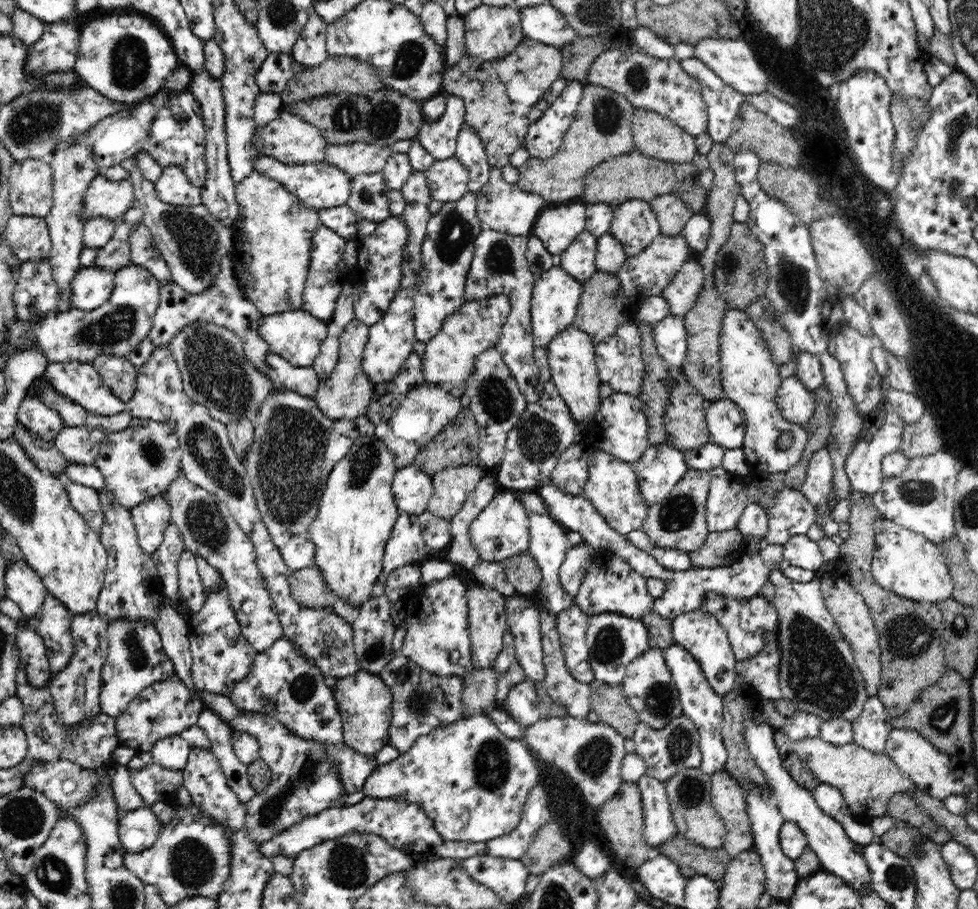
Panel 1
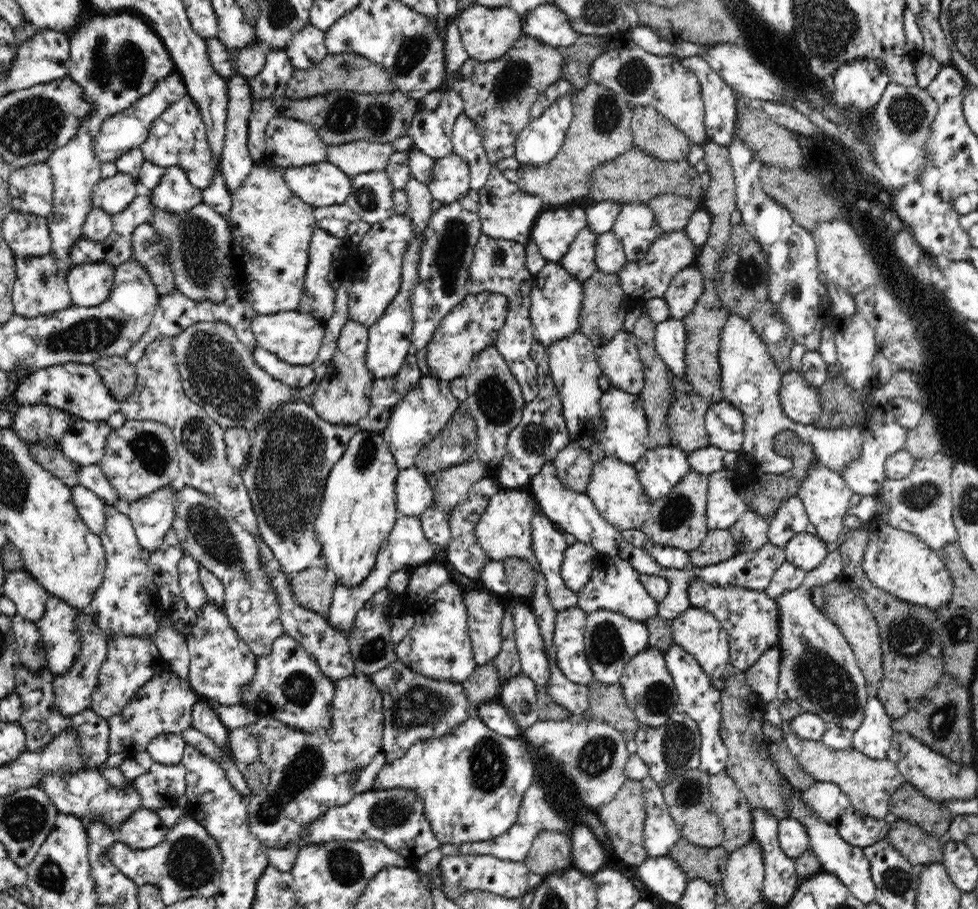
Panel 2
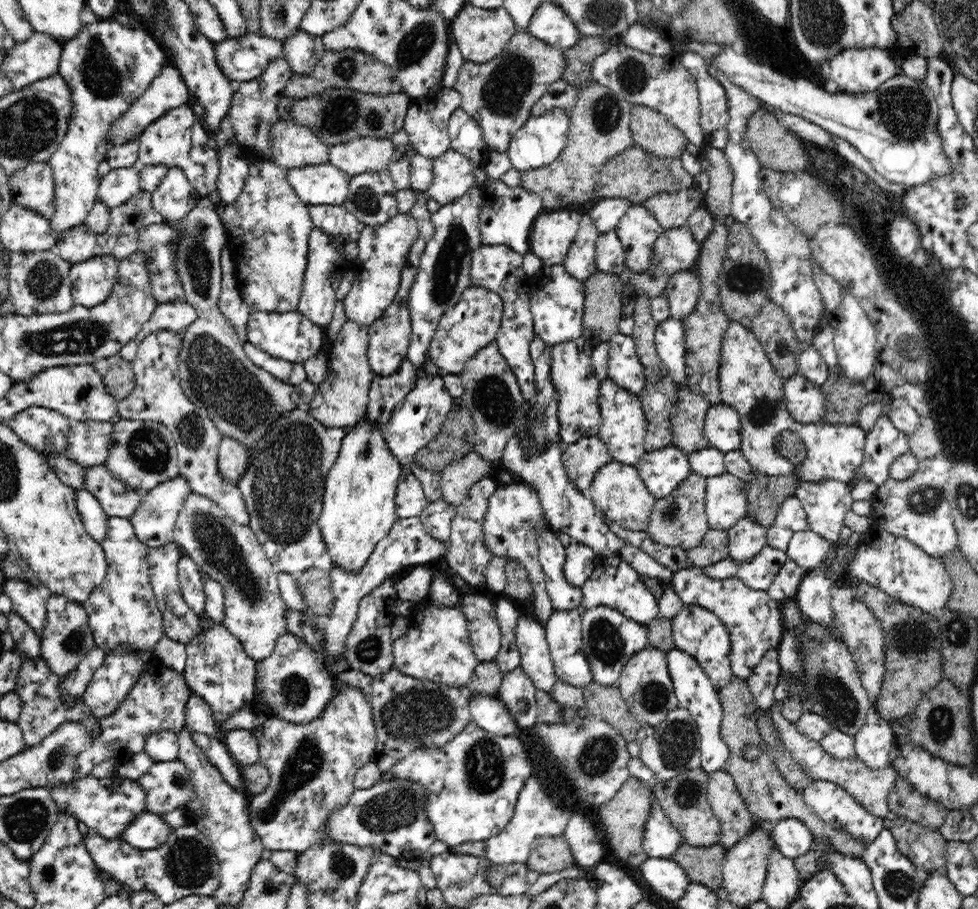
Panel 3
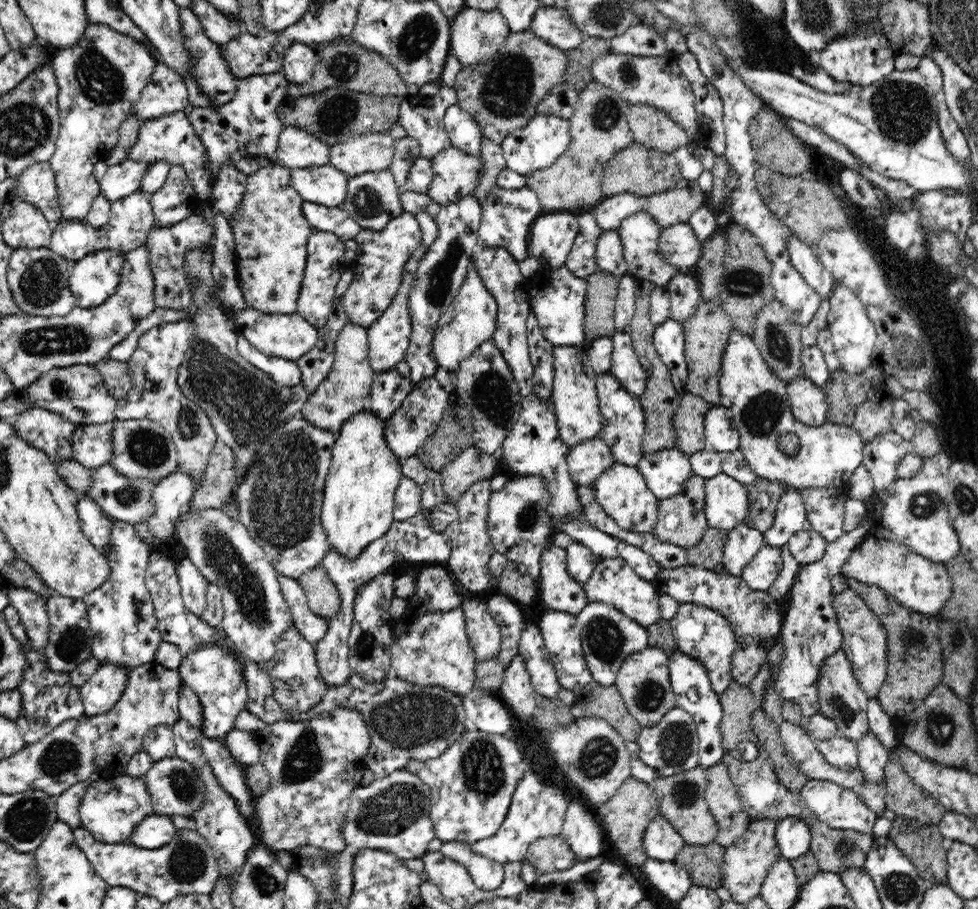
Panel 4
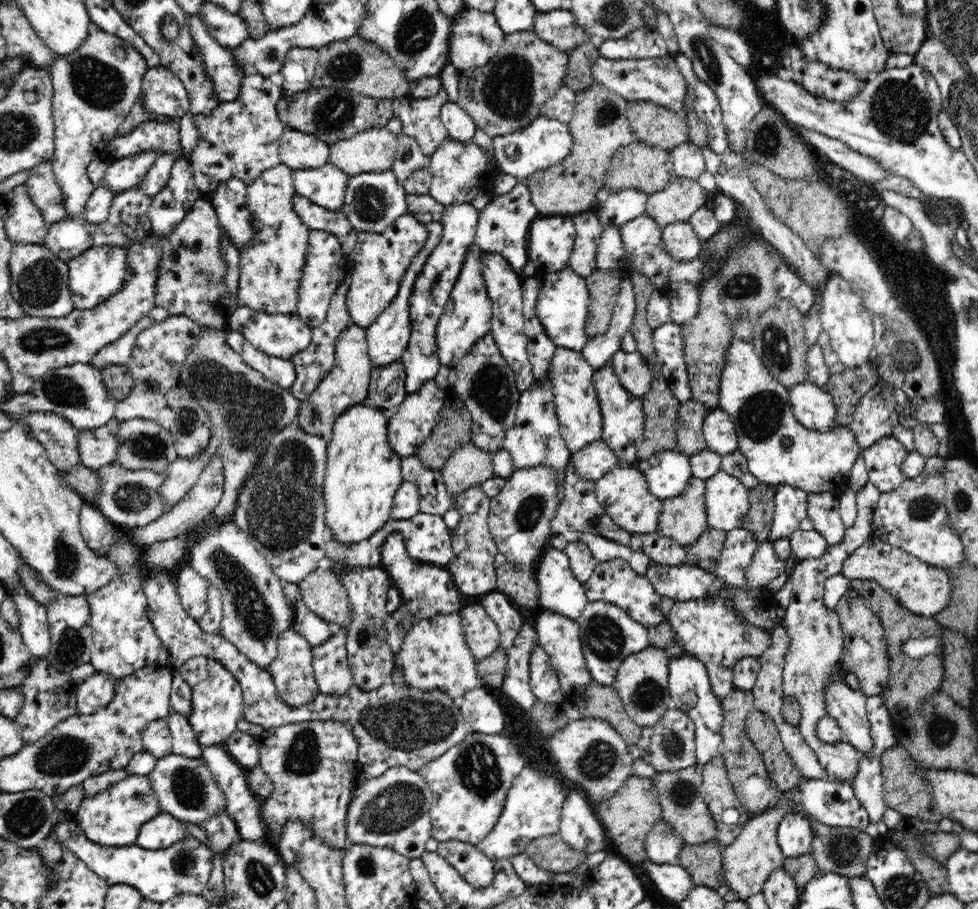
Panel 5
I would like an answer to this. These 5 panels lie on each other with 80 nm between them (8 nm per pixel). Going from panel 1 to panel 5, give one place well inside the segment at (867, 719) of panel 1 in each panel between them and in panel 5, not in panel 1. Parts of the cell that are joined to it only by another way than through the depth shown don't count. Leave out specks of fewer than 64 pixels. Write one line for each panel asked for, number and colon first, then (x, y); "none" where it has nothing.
2: (873, 738)
3: (873, 742)
4: (873, 756)
5: (868, 785)

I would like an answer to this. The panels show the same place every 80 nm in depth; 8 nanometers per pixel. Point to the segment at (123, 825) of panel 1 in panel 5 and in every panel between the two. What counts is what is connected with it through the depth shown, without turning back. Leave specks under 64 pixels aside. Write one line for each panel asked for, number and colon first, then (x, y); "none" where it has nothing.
2: (144, 829)
3: (147, 831)
4: (157, 830)
5: (163, 830)

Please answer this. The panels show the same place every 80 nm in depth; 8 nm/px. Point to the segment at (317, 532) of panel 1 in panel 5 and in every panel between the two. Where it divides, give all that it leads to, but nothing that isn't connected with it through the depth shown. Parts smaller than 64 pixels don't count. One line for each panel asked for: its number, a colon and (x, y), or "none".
2: (358, 511)
3: (358, 510)
4: (359, 493)
5: (363, 473)

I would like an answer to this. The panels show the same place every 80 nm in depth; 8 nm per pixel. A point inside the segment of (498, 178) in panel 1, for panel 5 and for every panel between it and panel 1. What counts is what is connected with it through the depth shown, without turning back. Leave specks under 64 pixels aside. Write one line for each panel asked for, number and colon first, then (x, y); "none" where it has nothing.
2: (507, 212)
3: (507, 214)
4: (507, 215)
5: (503, 224)

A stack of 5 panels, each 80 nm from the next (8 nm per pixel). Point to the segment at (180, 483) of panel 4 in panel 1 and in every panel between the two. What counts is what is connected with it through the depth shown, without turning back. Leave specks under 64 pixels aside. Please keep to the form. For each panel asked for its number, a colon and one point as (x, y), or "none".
1: (151, 517)
2: (152, 516)
3: (154, 523)

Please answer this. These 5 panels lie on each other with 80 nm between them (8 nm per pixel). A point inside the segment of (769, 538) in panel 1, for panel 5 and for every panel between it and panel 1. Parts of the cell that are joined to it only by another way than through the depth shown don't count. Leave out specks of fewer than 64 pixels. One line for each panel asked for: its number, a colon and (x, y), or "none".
2: (791, 518)
3: (791, 517)
4: (791, 514)
5: (791, 504)

